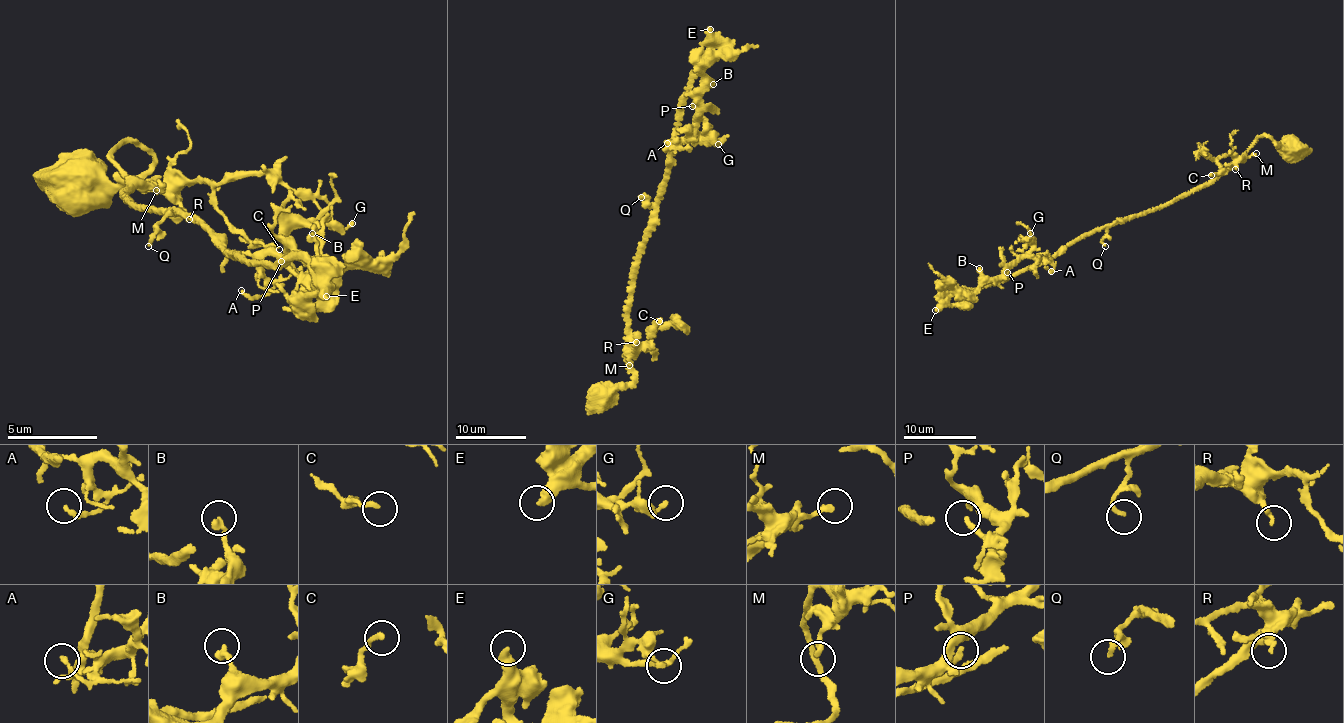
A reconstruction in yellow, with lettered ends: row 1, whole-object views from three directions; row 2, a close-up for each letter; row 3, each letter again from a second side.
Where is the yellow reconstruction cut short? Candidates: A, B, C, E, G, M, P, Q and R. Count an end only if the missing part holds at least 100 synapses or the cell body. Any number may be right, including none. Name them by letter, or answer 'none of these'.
E

